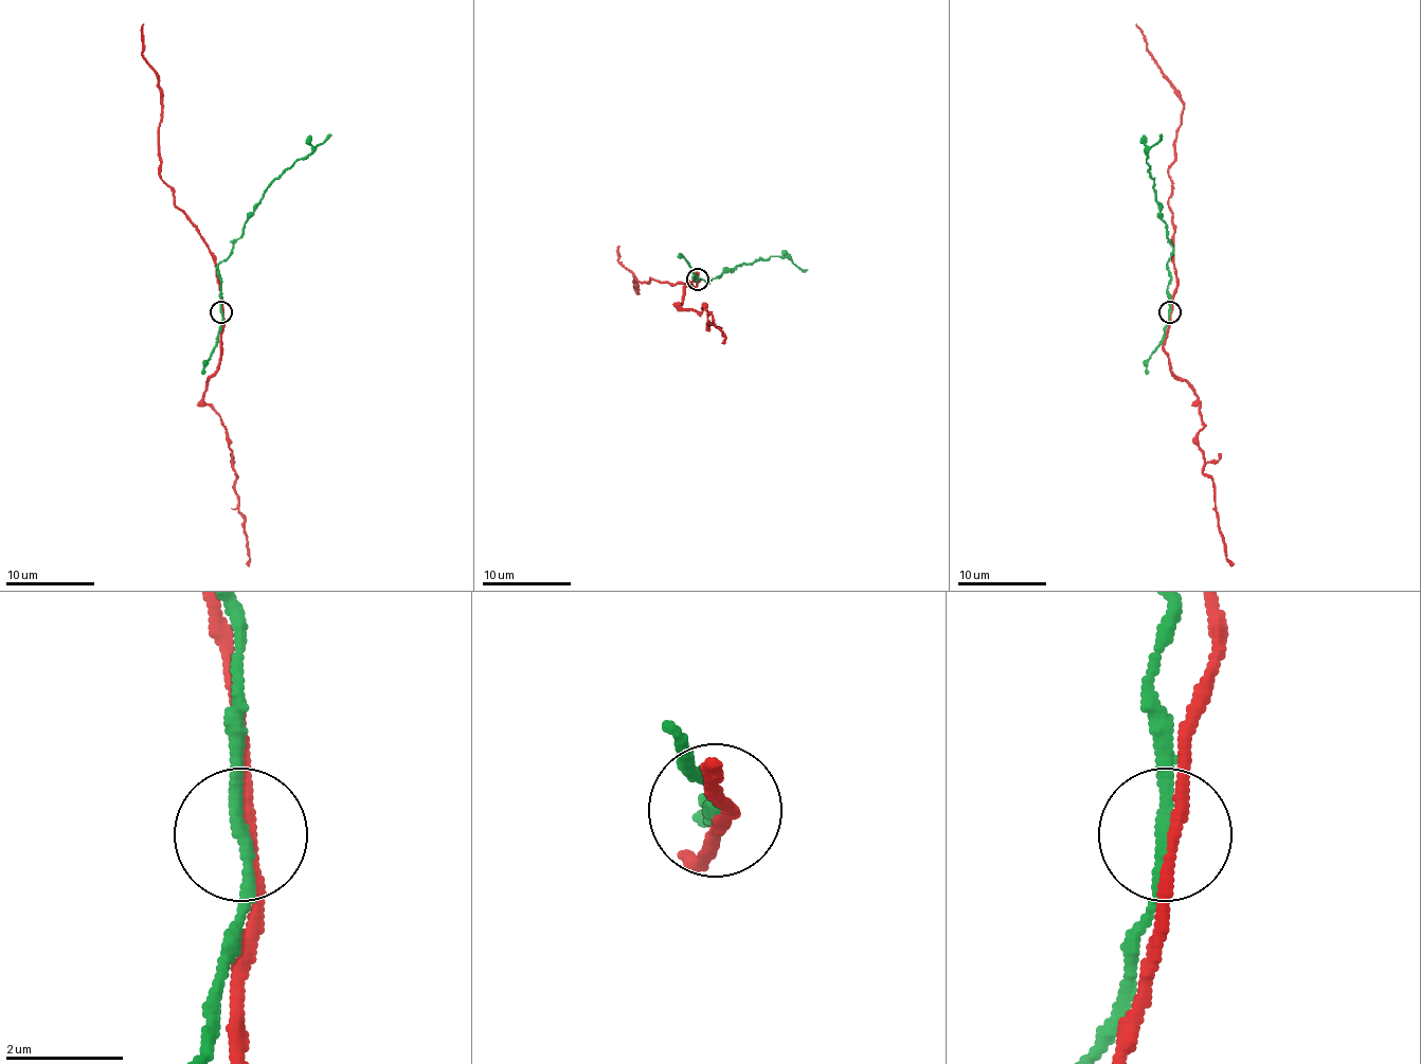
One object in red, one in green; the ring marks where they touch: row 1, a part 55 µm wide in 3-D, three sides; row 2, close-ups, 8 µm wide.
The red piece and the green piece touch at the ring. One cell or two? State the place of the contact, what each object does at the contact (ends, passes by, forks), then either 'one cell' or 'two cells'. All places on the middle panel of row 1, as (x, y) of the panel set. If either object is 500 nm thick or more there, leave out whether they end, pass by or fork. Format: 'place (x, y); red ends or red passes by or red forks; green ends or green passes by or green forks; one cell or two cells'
place (697, 280); red passes by; green passes by; two cells

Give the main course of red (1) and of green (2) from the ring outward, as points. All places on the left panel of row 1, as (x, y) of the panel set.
1: (220, 312), (214, 255), (161, 177), (163, 98), (158, 76), (143, 54), (143, 23)
2: (220, 312), (218, 266), (232, 250), (263, 193), (299, 159), (331, 134)

